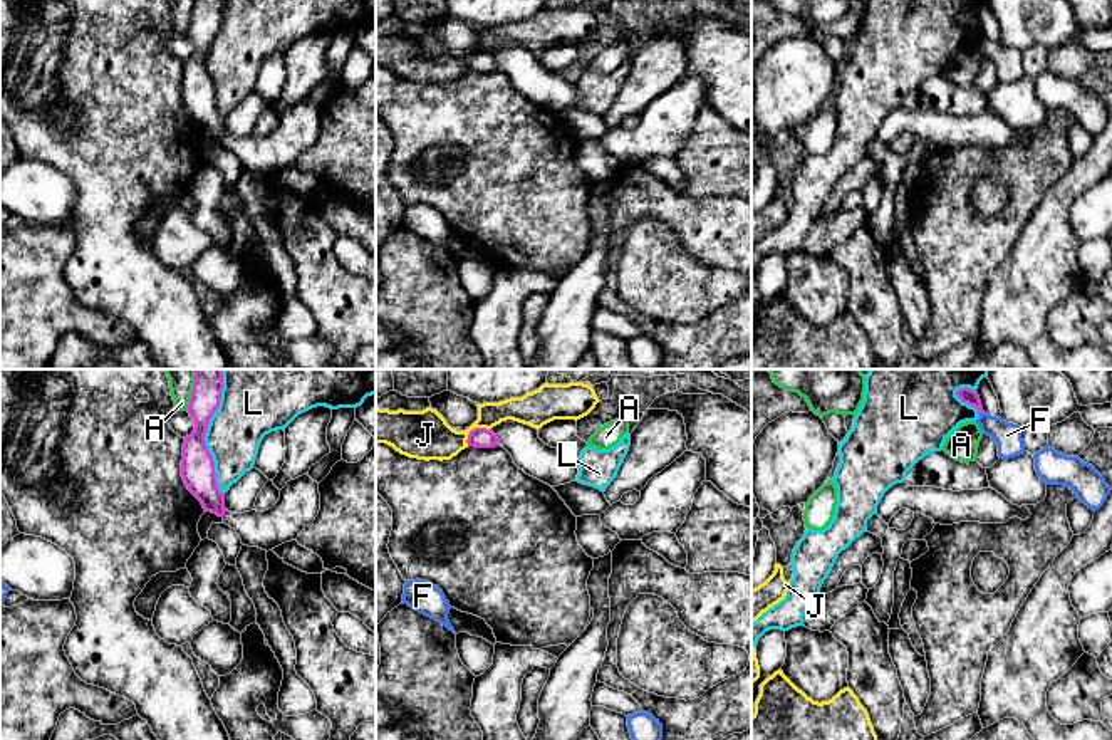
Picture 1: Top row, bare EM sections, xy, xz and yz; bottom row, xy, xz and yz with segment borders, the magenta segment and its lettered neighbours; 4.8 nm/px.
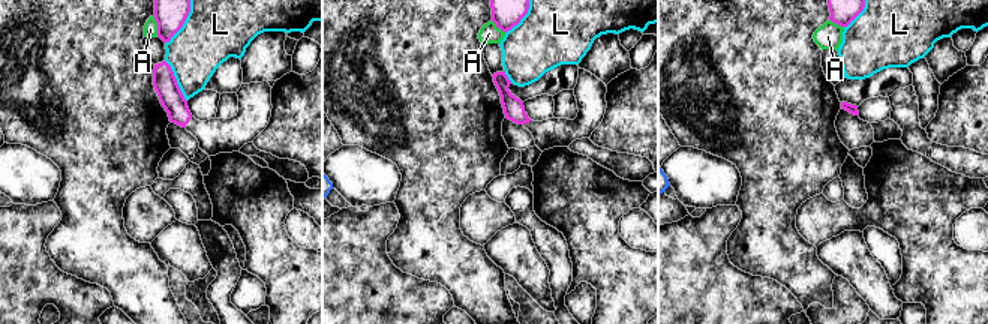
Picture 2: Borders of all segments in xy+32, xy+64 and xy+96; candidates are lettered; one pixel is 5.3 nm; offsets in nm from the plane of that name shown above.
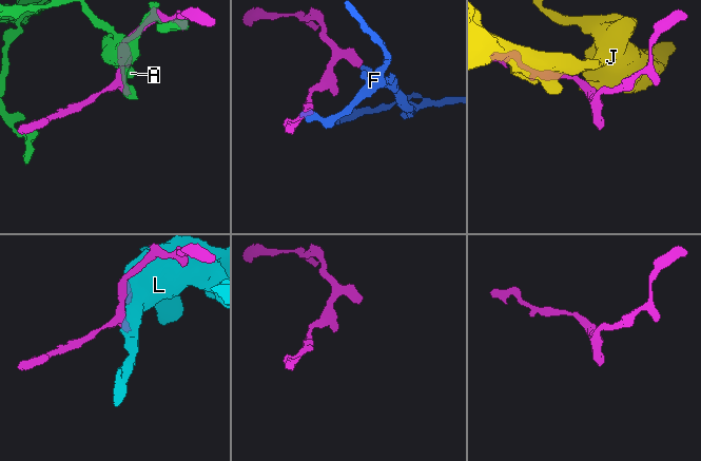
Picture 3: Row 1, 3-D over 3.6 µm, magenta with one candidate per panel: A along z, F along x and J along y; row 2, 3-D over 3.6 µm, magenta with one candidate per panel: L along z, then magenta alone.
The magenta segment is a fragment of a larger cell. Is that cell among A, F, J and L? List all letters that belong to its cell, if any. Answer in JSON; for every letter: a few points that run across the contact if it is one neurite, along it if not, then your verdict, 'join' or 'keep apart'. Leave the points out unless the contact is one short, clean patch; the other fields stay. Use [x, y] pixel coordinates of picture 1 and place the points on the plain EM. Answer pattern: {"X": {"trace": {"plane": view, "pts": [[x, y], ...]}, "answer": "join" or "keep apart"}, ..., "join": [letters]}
{"A": {"answer": "keep apart"}, "F": {"answer": "keep apart"}, "J": {"answer": "keep apart"}, "L": {"answer": "keep apart"}, "join": []}

